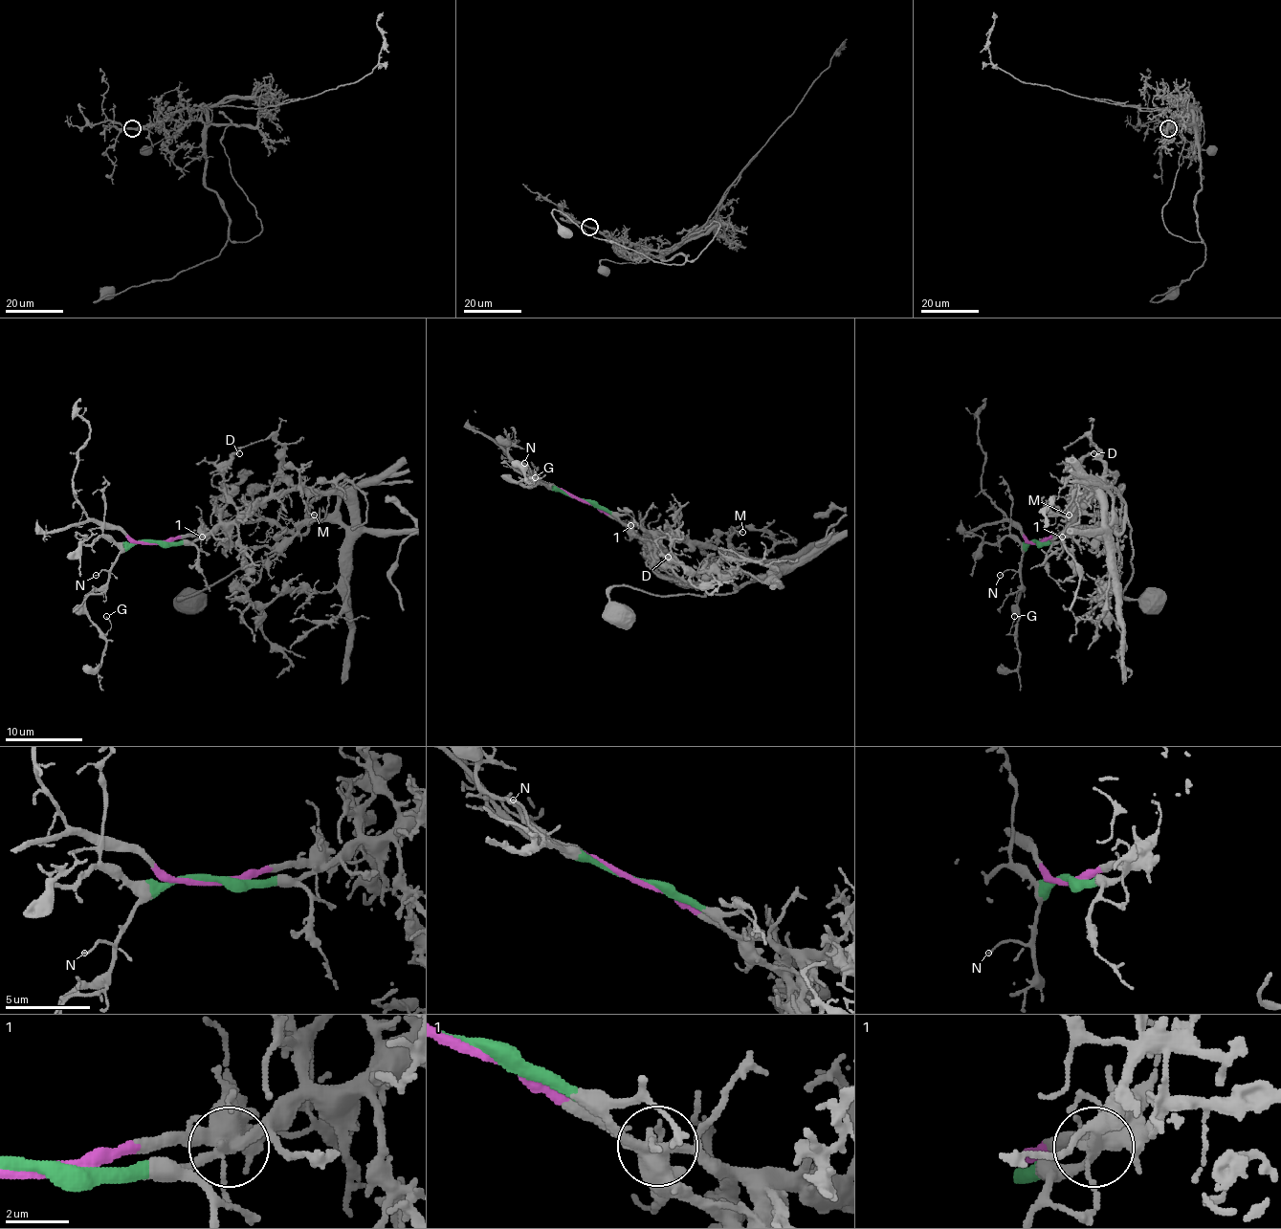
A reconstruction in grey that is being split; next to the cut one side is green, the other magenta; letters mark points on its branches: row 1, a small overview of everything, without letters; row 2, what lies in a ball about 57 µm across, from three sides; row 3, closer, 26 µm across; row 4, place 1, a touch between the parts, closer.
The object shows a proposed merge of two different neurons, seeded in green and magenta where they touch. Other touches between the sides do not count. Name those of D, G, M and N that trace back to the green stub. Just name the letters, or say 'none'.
D, G, M, N

